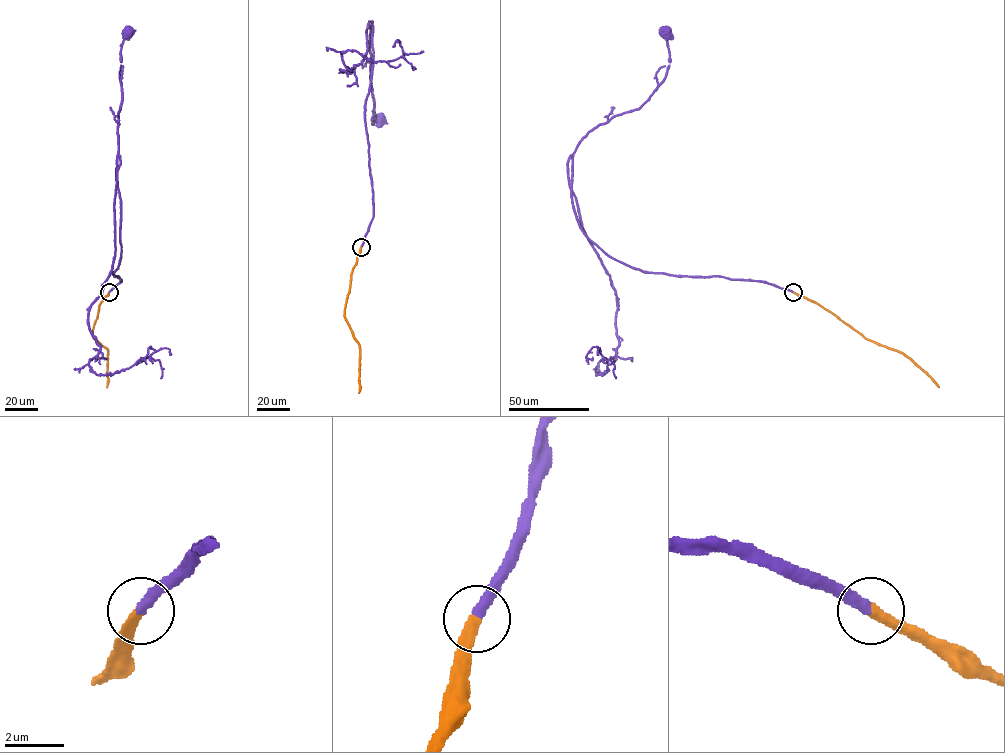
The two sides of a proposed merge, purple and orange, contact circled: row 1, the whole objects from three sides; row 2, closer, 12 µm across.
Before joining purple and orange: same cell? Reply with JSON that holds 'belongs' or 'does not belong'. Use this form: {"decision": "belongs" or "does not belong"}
{"decision": "belongs"}

